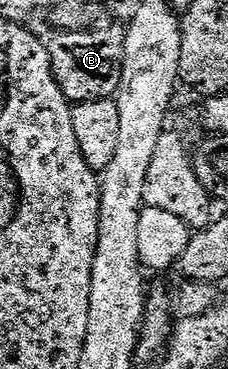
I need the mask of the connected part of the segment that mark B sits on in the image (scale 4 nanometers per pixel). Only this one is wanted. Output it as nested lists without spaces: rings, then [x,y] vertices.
[[[121,24],[107,25],[104,29],[88,27],[78,31],[59,31],[49,41],[47,54],[51,57],[51,70],[57,87],[68,102],[102,101],[114,98],[119,91],[123,56],[125,55],[125,29]]]

